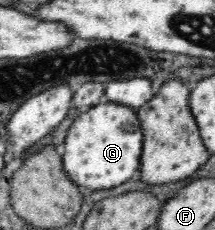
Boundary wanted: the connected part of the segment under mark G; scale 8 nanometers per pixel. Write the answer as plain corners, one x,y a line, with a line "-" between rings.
103,100
75,117
65,139
63,167
67,175
81,187
99,193
111,193
113,189
133,177
140,167
143,151
142,125
137,112
128,105

